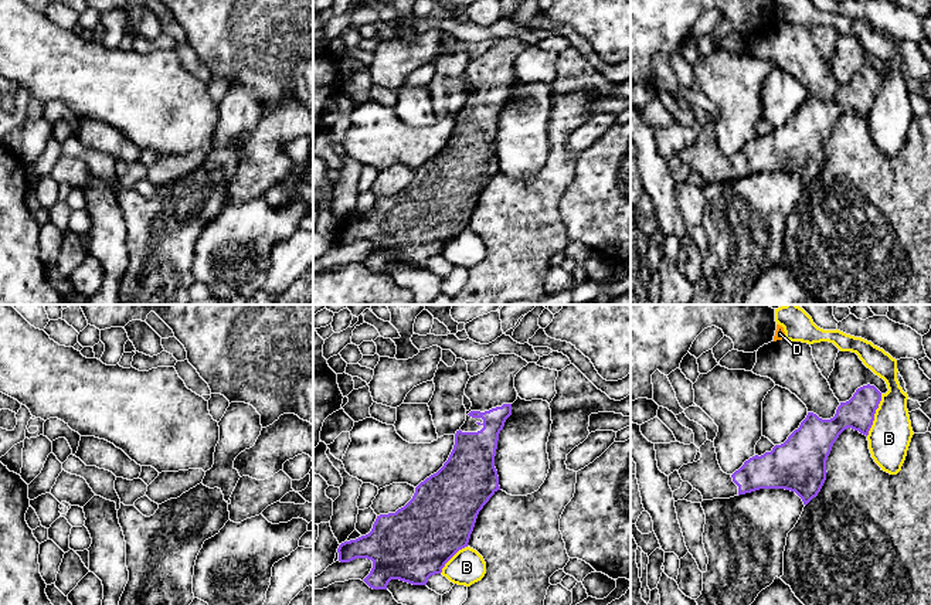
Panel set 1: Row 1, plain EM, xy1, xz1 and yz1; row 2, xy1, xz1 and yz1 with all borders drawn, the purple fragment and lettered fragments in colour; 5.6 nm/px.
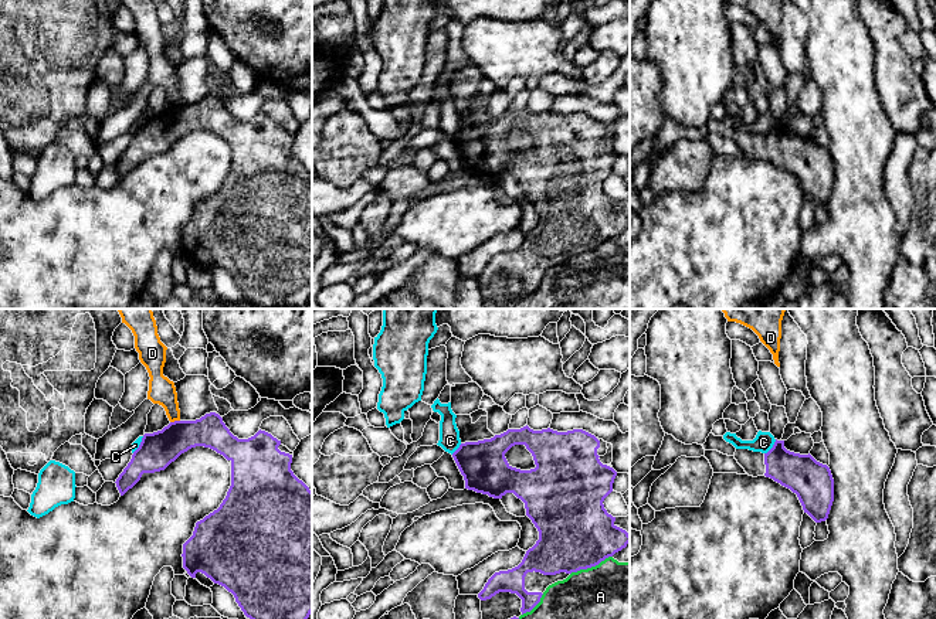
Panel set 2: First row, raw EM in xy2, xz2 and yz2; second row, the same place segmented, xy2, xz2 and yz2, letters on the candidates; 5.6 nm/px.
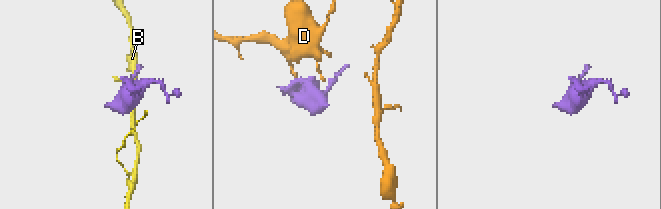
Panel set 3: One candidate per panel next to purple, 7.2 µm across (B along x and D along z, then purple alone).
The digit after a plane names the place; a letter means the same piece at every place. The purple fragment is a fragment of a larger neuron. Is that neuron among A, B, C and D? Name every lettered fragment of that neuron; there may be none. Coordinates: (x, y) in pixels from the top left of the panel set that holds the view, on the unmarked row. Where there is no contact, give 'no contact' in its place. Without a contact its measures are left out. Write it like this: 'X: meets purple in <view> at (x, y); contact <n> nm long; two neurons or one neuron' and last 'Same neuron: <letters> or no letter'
A: meets purple in xz2 at (590, 250); contact 260 nm long; two neurons
B: meets purple in yz1 at (873, 98); contact 260 nm long; two neurons
C: meets purple in yz2 at (773, 129); contact 110 nm long; two neurons
D: meets purple in xy2 at (175, 104); contact 60 nm long; two neurons
Same neuron: no letter

